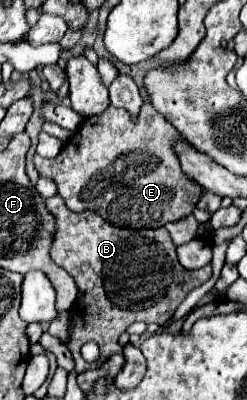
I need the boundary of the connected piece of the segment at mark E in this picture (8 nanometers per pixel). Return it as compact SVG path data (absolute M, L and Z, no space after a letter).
M148 101L136 119L124 109L108 107L100 115L86 117L54 159L36 157L36 169L56 183L58 195L72 211L92 209L116 227L158 227L190 215L204 191L180 169L174 151L178 141L182 135Z

